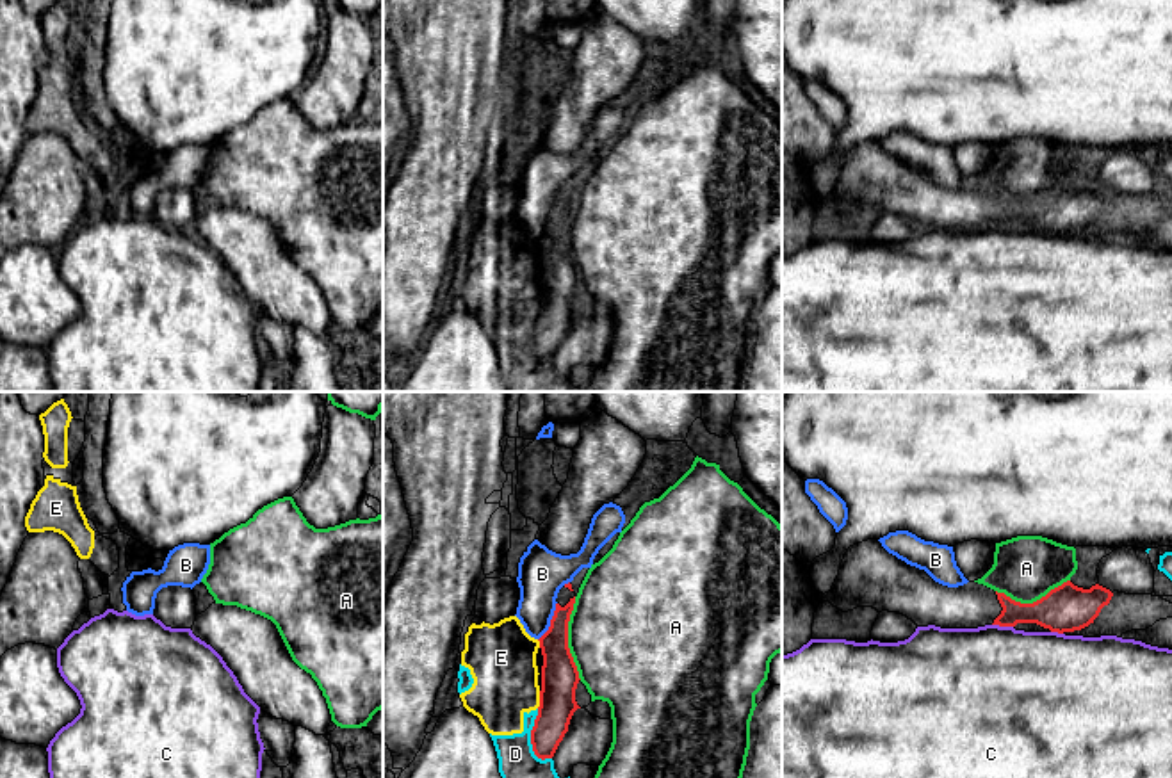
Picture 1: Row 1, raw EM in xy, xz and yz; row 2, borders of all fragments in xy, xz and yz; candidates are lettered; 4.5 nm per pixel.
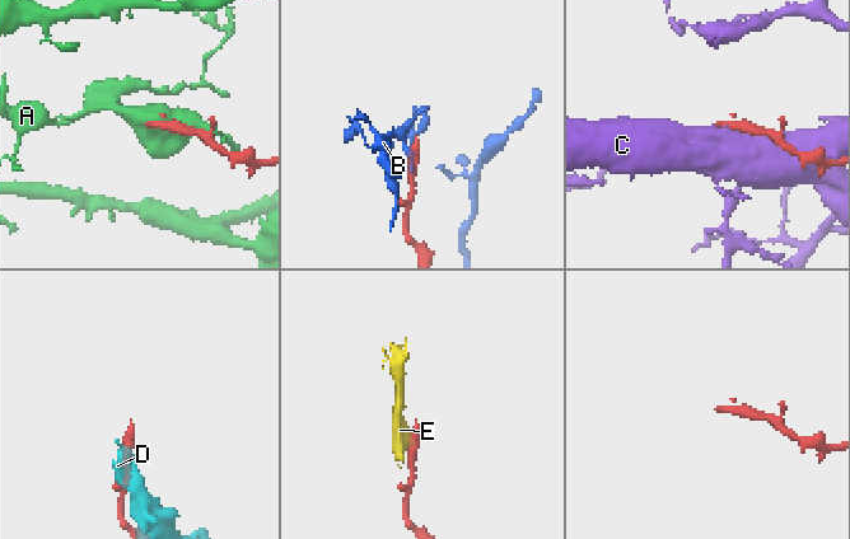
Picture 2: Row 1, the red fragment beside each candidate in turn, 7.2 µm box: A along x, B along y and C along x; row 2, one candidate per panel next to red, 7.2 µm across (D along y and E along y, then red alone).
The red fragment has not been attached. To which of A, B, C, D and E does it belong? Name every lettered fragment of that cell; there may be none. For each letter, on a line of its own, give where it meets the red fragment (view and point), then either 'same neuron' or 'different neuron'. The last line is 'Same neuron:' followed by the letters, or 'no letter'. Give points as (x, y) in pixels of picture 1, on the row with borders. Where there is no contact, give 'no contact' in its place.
A: xz (567, 638) | different neuron
B: xz (551, 622) | different neuron
C: yz (1003, 625) | different neuron
D: xz (531, 736) | different neuron
E: xz (540, 700) | different neuron
Same neuron: no letter

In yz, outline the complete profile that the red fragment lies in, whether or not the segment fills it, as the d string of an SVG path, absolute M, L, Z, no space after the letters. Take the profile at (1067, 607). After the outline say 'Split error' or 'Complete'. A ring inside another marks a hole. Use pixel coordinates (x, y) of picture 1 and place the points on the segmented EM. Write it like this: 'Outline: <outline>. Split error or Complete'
Outline: M878 539L850 547L832 589L818 593L819 604L830 602L842 612L873 607L878 612L903 614L917 627L978 628L1037 623L1058 634L1094 623L1111 596L1113 593L1099 584L1083 589L1070 580L1033 604L1015 602L978 582L948 588L924 570L889 554Z. Split error

